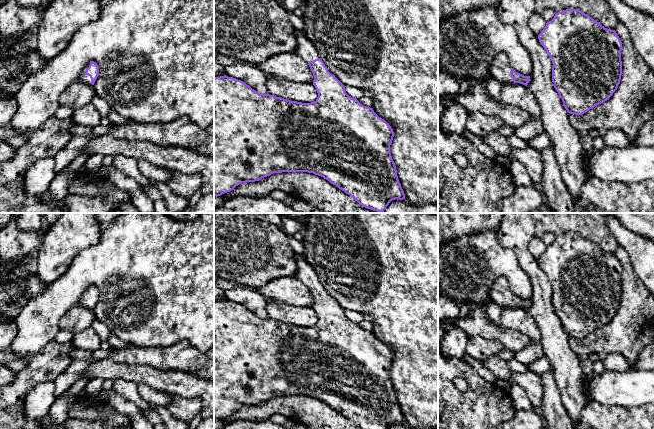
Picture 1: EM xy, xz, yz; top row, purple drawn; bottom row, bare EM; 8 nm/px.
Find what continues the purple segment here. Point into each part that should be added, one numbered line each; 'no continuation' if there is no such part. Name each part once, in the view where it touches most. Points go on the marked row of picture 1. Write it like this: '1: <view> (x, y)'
1: xy (86, 79)

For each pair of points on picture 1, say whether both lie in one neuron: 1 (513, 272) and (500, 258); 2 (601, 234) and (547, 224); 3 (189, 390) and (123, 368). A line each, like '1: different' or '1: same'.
1: same
2: same
3: same

